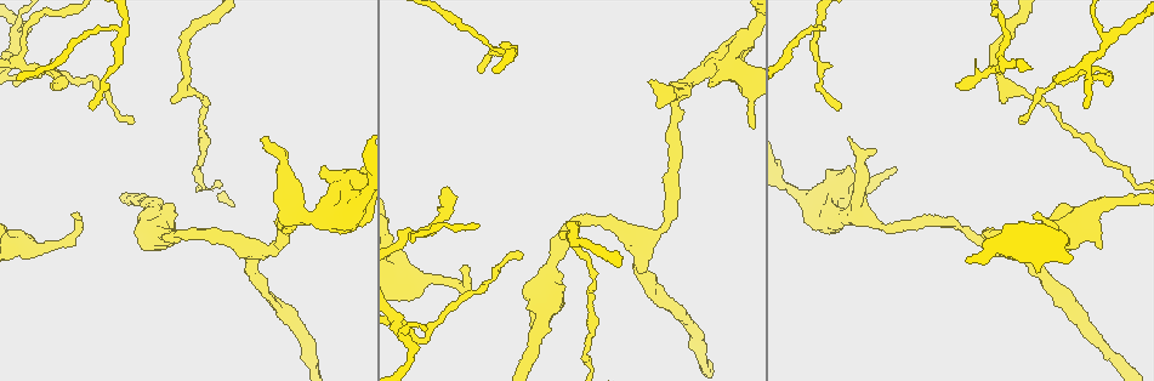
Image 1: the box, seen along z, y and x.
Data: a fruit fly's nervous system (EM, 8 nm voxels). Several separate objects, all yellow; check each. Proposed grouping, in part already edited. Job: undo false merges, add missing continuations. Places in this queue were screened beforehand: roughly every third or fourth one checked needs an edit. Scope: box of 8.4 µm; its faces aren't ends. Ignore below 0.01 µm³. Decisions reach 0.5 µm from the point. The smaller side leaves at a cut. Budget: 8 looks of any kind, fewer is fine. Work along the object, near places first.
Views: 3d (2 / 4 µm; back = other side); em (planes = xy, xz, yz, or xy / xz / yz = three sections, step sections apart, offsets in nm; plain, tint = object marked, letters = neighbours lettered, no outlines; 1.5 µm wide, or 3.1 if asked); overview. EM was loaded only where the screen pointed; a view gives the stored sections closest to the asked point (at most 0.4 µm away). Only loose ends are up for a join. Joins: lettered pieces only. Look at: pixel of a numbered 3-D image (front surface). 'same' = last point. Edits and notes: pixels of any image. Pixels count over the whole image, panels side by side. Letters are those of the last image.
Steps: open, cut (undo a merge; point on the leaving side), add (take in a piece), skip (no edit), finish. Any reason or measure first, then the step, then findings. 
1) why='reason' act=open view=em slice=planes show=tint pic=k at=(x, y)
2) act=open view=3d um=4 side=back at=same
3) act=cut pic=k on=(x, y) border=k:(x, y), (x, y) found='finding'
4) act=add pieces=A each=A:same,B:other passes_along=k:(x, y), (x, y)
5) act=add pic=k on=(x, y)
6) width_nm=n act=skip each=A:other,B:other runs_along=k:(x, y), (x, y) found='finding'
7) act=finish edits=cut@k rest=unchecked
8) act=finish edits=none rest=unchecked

why='four-way junction' act=open view=em slice=planes show=letters pic=1 at=(9, 75)

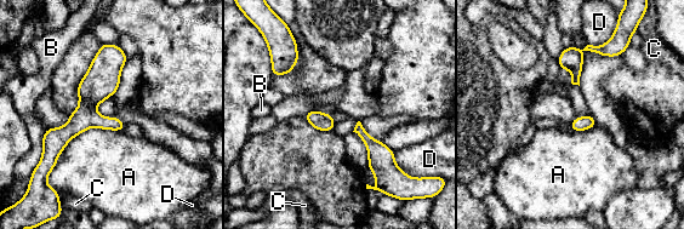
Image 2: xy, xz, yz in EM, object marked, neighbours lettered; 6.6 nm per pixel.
act=skip each=A:other,B:other,C:other,D:other border=2:(121, 130), (85, 129), (49, 175) found='one neuron here'

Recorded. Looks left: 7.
why='abrupt turn' act=open view=em slice=xz step=4 show=letters pic=1 at=(72, 236)

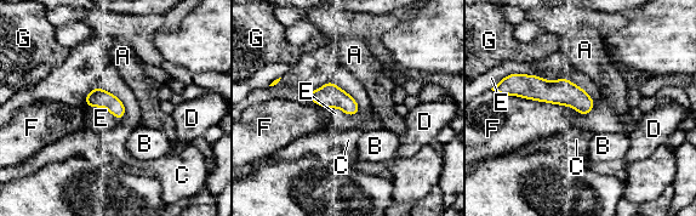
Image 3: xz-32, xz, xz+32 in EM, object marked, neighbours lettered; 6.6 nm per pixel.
act=skip each=A:other,B:other,C:other,D:other,E:other,F:other,G:other found='all the same neuron'

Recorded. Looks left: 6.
why='branch point' act=open view=em slice=planes show=plain pic=1 at=(512, 51)

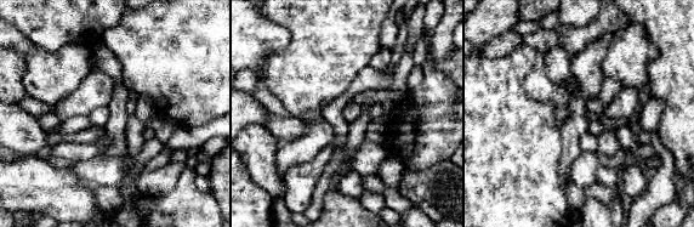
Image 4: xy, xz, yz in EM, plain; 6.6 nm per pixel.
act=open view=em slice=planes show=tint at=same

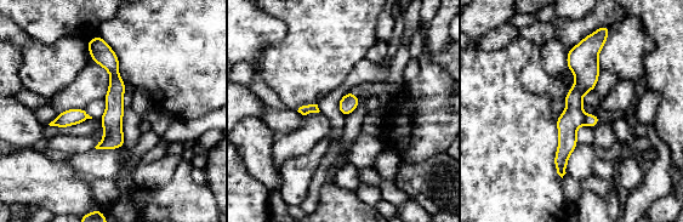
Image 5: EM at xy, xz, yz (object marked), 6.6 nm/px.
why='see the neighbours' act=open view=em slice=planes show=letters at=same

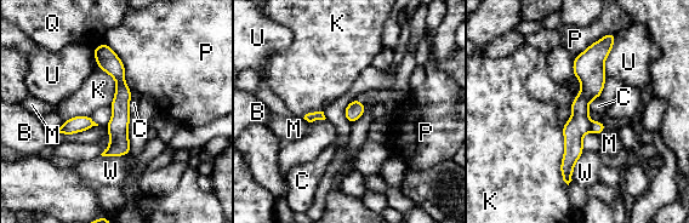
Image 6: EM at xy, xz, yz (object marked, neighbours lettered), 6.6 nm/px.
width_nm=120 act=cut pic=6 on=(597, 127) each=B:other,C:other,K:other,M:other,P:other,Q:other,U:other,W:other border=6:(592, 123), (590, 130) found='a second neuron is stuck on'

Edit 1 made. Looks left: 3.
act=finish edits=cut@6 rest=unchecked

